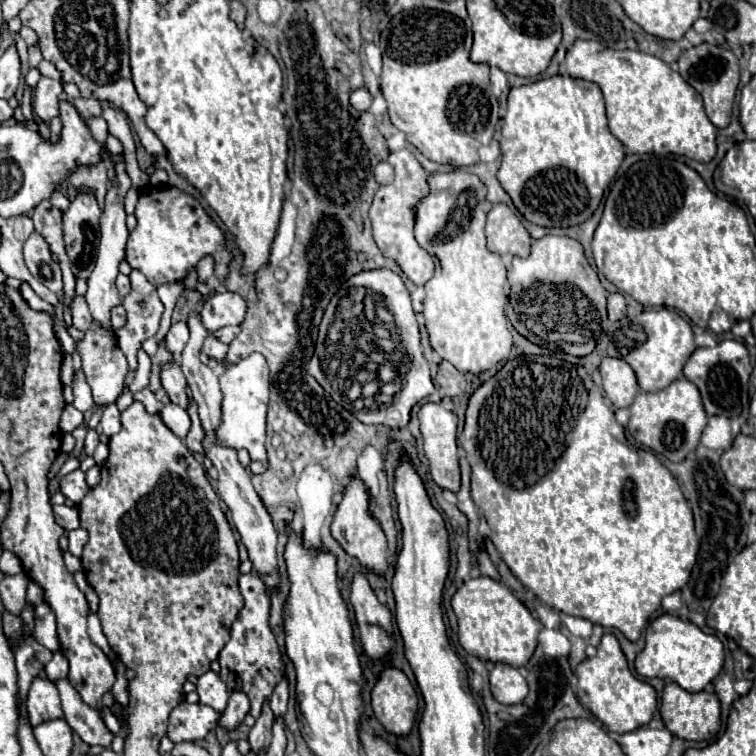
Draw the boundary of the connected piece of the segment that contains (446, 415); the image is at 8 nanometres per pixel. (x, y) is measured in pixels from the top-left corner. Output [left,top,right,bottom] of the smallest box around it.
[418,403,460,491]

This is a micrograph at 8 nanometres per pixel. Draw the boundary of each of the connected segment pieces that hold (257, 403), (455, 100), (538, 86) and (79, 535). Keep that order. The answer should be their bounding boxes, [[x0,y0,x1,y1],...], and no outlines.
[[214,353,270,461],[380,9,498,167],[498,75,624,227],[68,527,88,557]]

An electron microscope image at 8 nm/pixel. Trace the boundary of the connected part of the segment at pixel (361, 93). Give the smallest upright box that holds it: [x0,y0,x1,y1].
[350,89,372,111]

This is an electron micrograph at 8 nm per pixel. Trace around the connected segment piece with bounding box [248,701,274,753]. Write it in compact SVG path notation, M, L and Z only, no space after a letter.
M266 701L262 707L262 715L256 719L256 725L250 729L250 735L248 735L248 743L254 753L268 749L268 743L272 741L272 723L274 723L274 715Z

